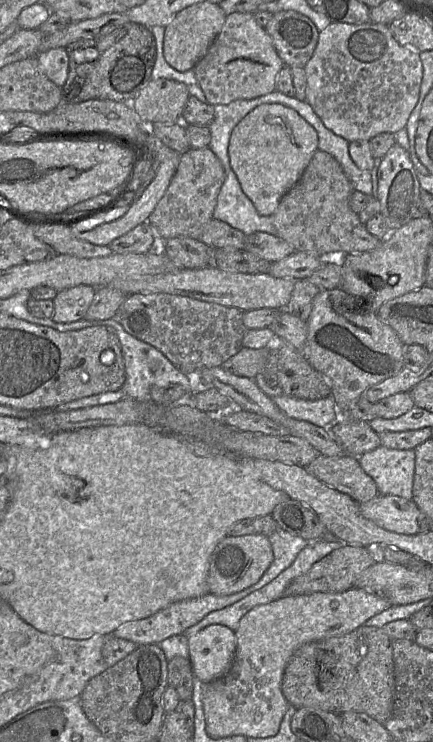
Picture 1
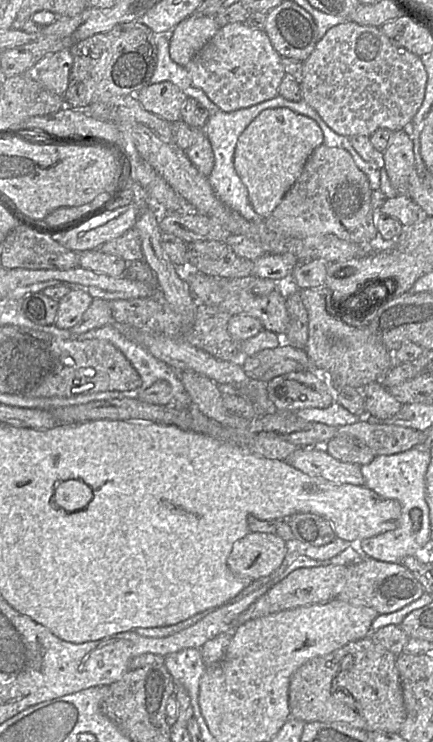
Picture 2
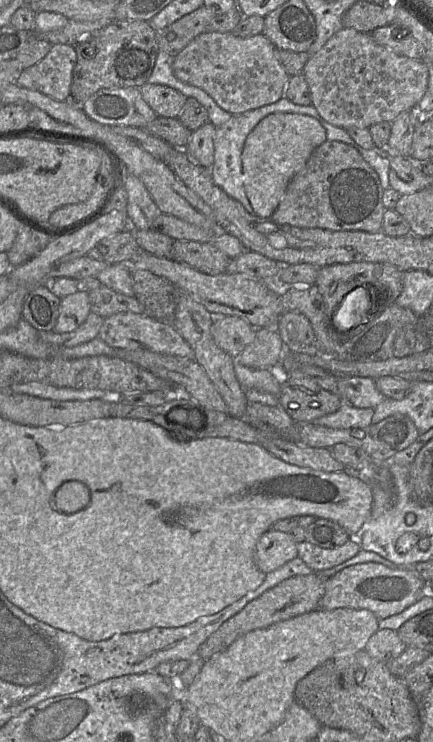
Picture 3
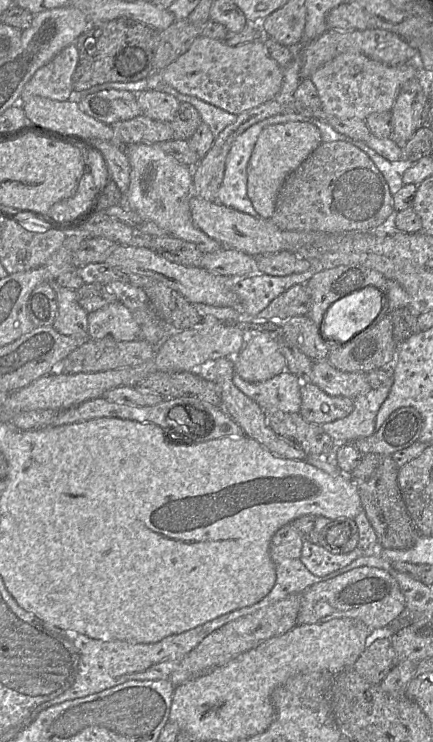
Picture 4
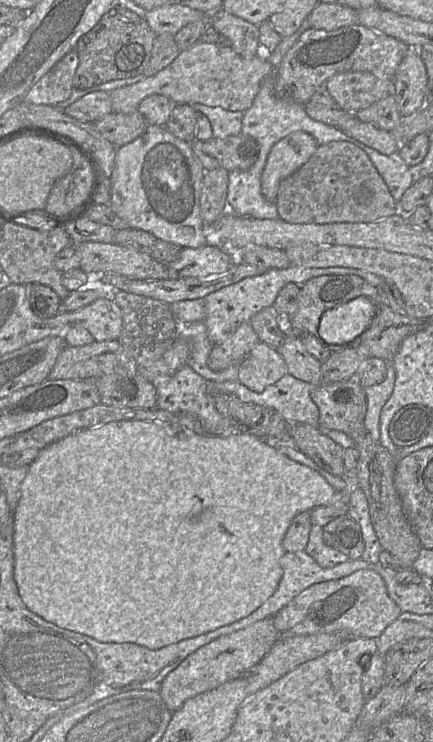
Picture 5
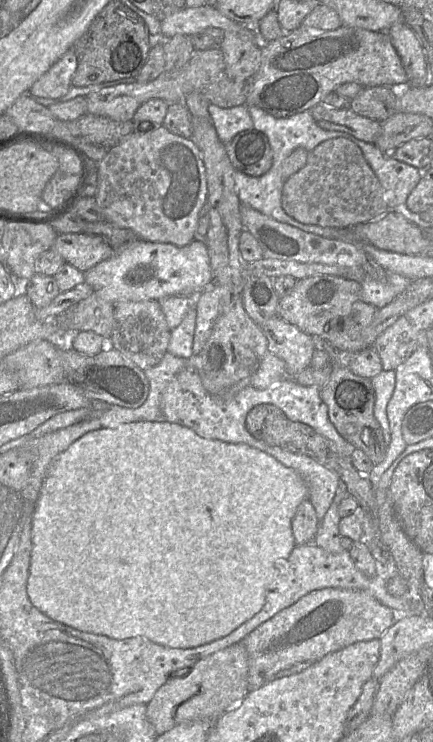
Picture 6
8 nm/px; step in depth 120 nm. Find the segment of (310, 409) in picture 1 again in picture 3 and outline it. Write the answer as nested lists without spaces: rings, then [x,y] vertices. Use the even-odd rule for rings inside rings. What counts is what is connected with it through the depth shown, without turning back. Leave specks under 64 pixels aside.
[[[343,400],[336,412],[314,419],[312,423],[335,429],[365,428],[372,423],[374,410],[375,408],[357,408]]]

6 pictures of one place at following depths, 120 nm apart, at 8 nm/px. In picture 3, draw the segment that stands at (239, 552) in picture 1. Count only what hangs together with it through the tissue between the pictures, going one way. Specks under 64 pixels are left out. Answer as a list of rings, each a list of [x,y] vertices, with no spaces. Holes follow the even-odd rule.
[[[271,528],[257,541],[254,561],[260,571],[268,574],[297,556],[297,543],[290,534]]]

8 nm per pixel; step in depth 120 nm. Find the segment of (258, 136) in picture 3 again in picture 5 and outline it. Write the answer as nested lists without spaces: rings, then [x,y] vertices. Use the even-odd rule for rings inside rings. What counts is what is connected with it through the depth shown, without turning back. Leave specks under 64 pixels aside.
[[[304,131],[292,132],[276,142],[261,175],[261,193],[264,198],[276,203],[281,181],[303,166],[318,146],[315,138]]]

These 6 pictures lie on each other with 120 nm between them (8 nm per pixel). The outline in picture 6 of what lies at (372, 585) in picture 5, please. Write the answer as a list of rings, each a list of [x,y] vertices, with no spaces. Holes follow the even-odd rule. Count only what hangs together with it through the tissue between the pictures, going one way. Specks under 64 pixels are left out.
[[[327,587],[309,592],[250,632],[241,642],[249,660],[248,682],[257,689],[271,682],[285,669],[303,662],[316,662],[329,653],[359,641],[380,639],[397,620],[398,614],[365,591]]]

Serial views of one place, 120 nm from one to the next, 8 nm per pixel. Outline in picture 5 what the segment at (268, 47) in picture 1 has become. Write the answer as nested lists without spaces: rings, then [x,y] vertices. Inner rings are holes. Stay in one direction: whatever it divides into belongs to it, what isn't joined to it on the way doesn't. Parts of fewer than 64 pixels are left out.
[[[198,41],[180,54],[164,69],[146,77],[137,83],[117,88],[109,92],[113,112],[130,114],[137,111],[139,103],[151,95],[163,95],[174,104],[203,104],[210,107],[221,107],[229,111],[245,112],[253,103],[263,80],[273,72],[273,65],[265,53],[253,58],[244,58],[236,53],[231,46],[220,46],[215,43]]]

